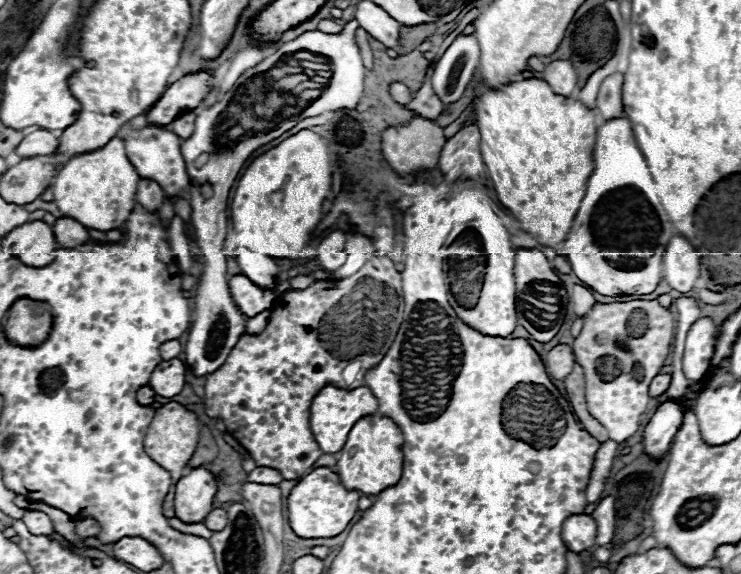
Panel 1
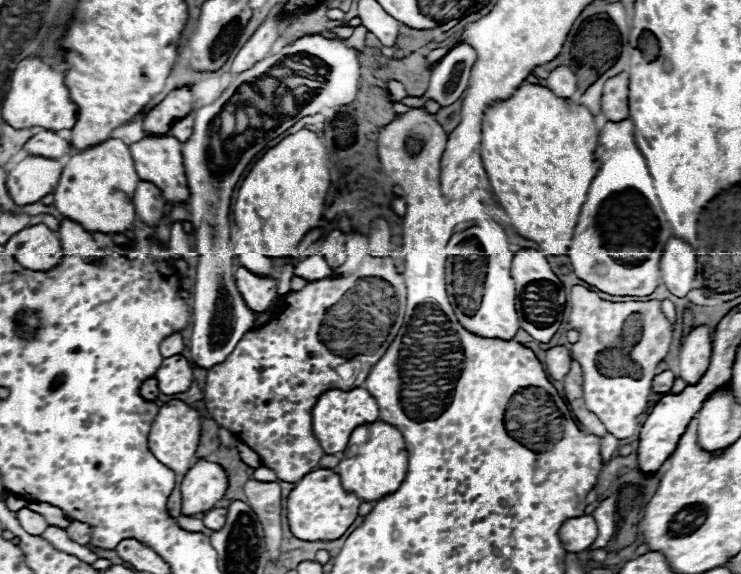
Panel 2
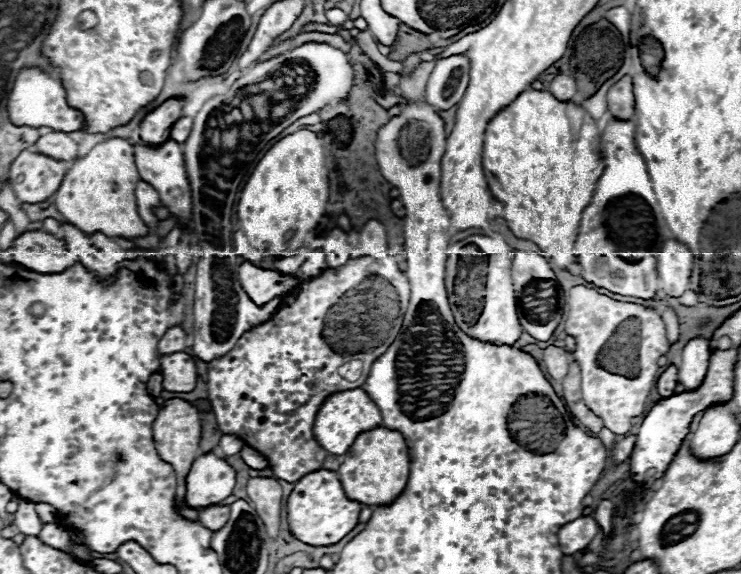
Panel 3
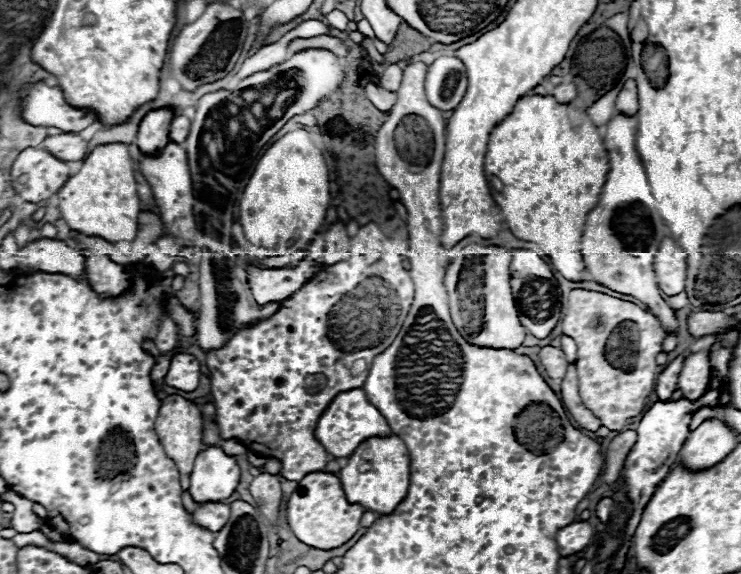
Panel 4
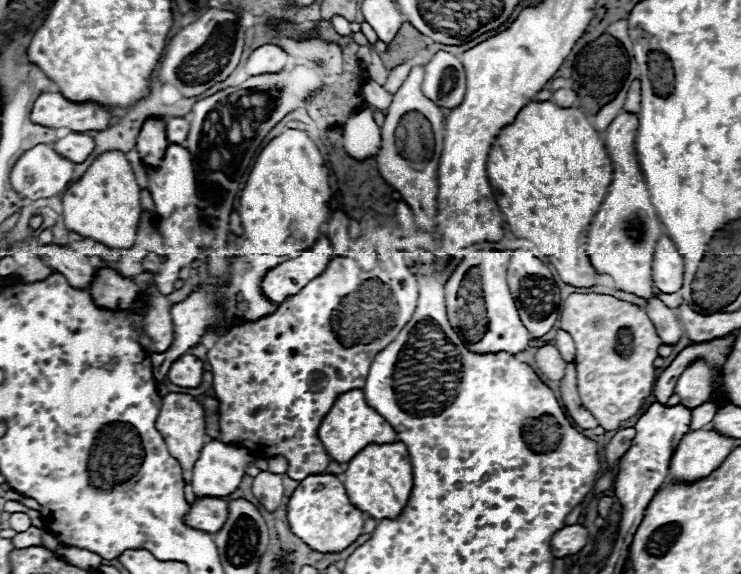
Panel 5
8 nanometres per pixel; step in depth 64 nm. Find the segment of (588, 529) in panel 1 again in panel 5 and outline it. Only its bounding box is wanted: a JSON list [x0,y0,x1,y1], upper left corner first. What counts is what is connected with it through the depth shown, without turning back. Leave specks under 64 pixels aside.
[552,524,588,558]

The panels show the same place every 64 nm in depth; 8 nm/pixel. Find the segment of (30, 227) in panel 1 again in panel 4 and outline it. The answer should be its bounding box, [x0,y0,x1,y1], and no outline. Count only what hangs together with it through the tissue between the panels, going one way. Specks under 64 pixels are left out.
[24,240,86,278]

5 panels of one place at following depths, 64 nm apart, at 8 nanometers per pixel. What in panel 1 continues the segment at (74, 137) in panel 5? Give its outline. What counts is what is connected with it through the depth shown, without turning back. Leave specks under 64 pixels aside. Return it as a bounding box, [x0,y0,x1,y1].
[16,130,58,156]

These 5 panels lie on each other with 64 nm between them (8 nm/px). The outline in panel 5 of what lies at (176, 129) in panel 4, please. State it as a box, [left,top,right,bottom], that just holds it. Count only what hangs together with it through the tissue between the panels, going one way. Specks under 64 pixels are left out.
[166,118,190,144]

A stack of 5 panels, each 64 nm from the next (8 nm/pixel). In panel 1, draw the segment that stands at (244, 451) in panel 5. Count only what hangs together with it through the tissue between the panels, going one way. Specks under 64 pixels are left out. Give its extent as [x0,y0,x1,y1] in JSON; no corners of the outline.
[174,466,218,522]

